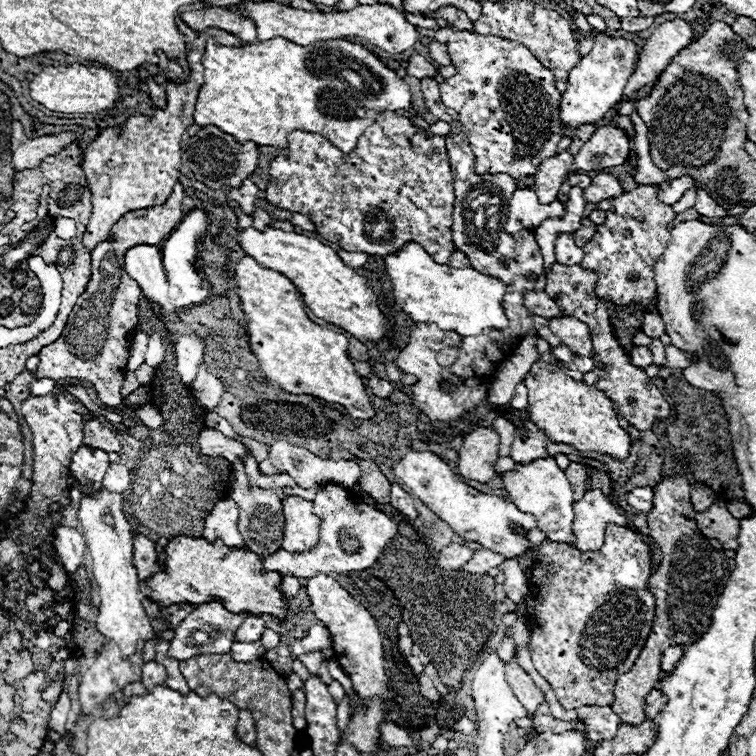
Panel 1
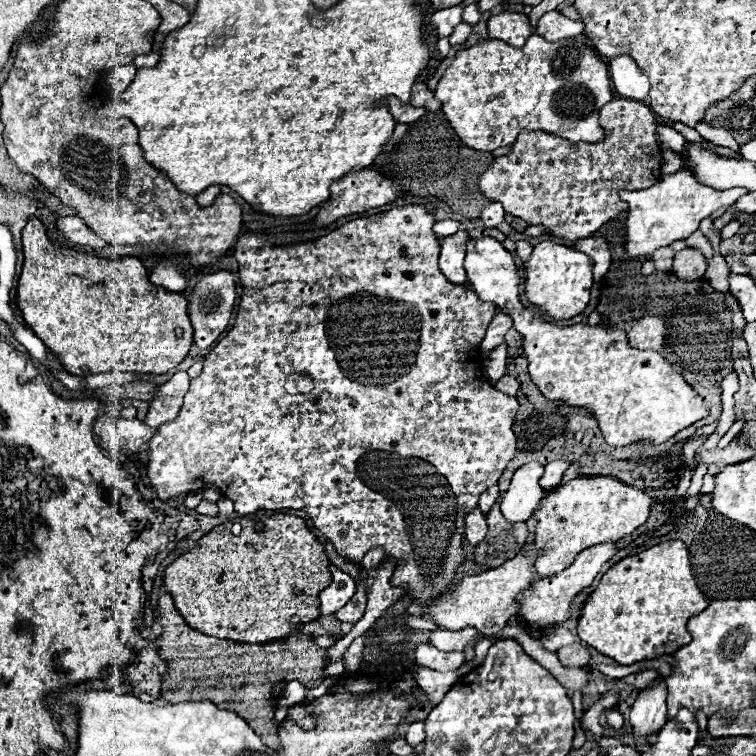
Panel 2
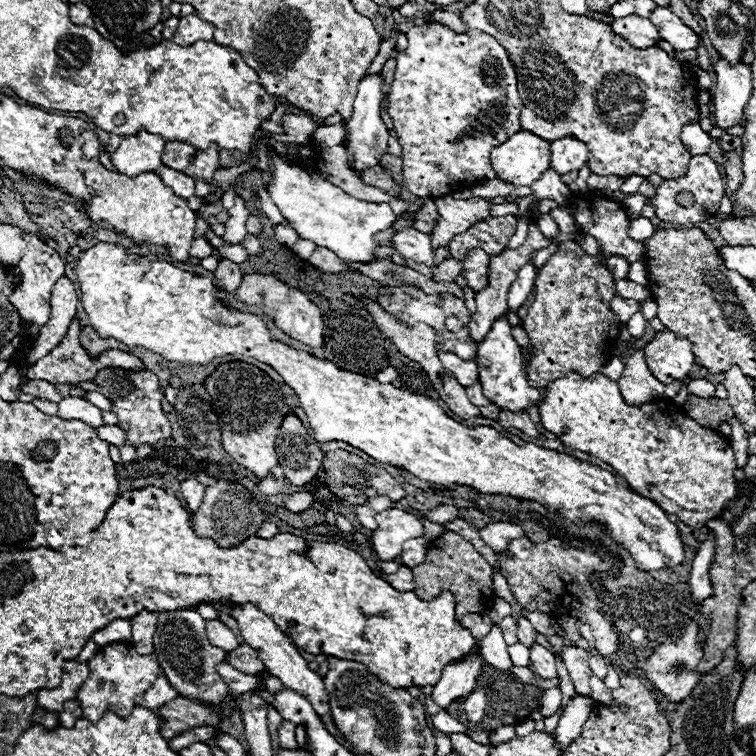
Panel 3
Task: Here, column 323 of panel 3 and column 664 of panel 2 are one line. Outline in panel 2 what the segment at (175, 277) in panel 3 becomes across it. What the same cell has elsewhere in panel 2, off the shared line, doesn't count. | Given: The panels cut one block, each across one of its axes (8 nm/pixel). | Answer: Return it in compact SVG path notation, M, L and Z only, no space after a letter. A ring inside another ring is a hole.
M482 238L470 240L466 250L466 274L474 292L484 302L494 302L500 312L514 320L514 328L524 338L524 354L528 358L528 372L534 384L548 400L564 400L570 406L584 406L594 416L598 416L600 430L608 446L620 448L638 440L652 440L654 444L662 444L670 440L676 432L688 428L690 424L708 416L708 410L702 402L696 400L692 386L672 370L672 364L662 358L654 350L638 350L628 344L628 336L624 330L612 330L606 326L590 326L586 322L558 328L546 322L538 312L526 308L520 302L520 270L514 262L514 254L508 252L498 240Z

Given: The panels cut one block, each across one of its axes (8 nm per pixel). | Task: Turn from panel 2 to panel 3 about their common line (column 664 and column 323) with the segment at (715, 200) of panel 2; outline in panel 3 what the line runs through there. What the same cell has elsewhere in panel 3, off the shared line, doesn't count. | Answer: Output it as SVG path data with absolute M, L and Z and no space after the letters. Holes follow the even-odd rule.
M278 154L272 158L272 162L274 172L266 190L274 204L280 208L282 216L294 226L298 236L304 240L312 240L318 246L326 246L342 260L370 262L374 250L380 246L374 240L374 234L390 228L396 220L392 208L384 202L374 204L358 200L346 194L342 188L330 184L318 170L290 166Z

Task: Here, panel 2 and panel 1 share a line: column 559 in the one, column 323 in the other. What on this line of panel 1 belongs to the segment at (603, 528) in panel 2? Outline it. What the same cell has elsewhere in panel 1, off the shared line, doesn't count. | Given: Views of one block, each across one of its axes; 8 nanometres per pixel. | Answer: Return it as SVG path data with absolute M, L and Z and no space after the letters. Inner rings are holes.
M334 484L318 488L318 494L314 498L314 514L320 516L318 548L304 554L290 554L280 548L272 556L262 558L264 572L278 572L282 578L310 578L318 572L344 574L366 570L378 560L386 544L398 536L398 524L392 522L384 512L364 504L356 494L350 494L350 490L344 490Z

